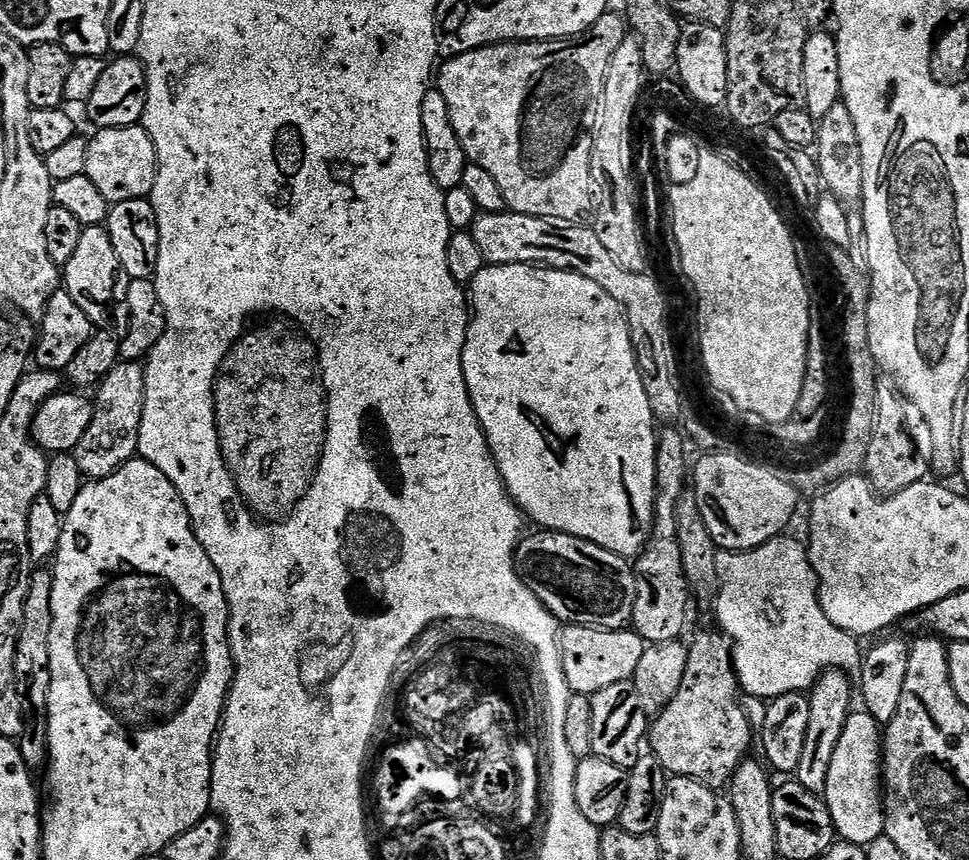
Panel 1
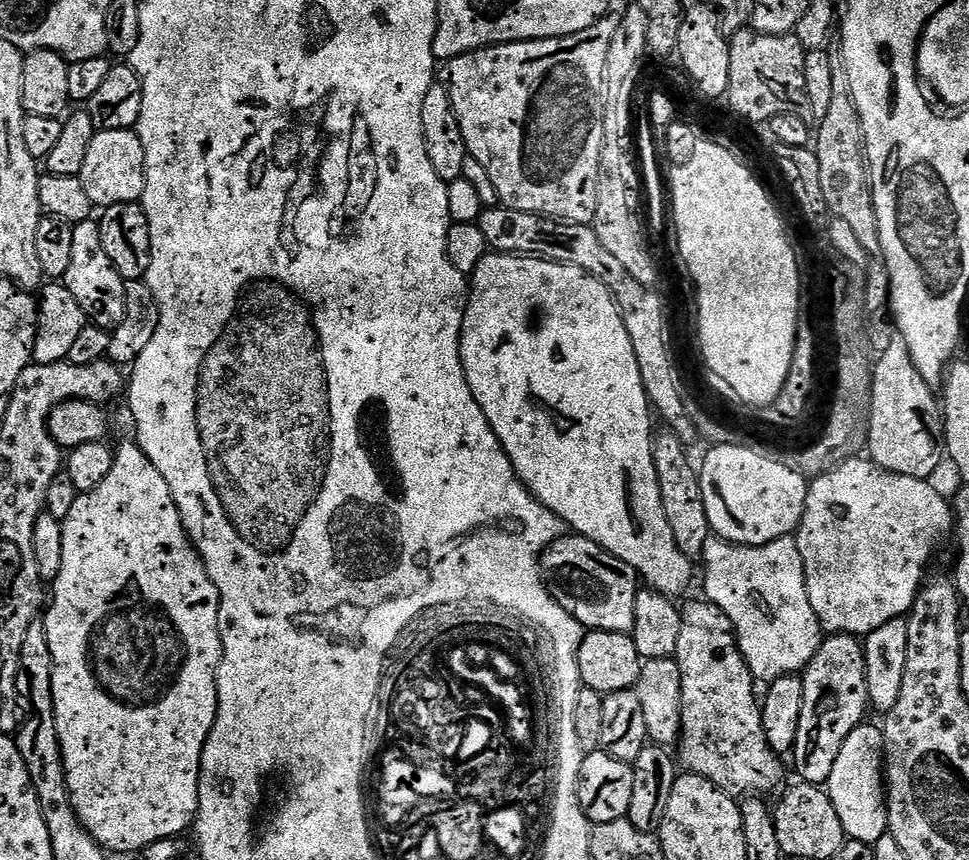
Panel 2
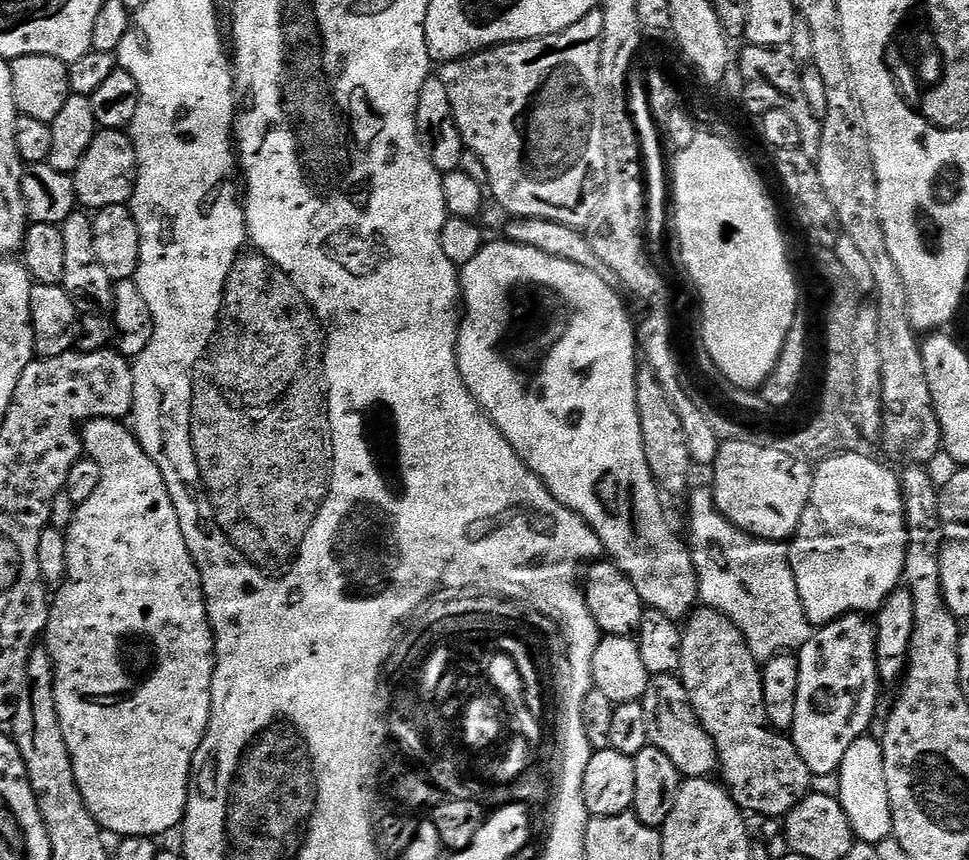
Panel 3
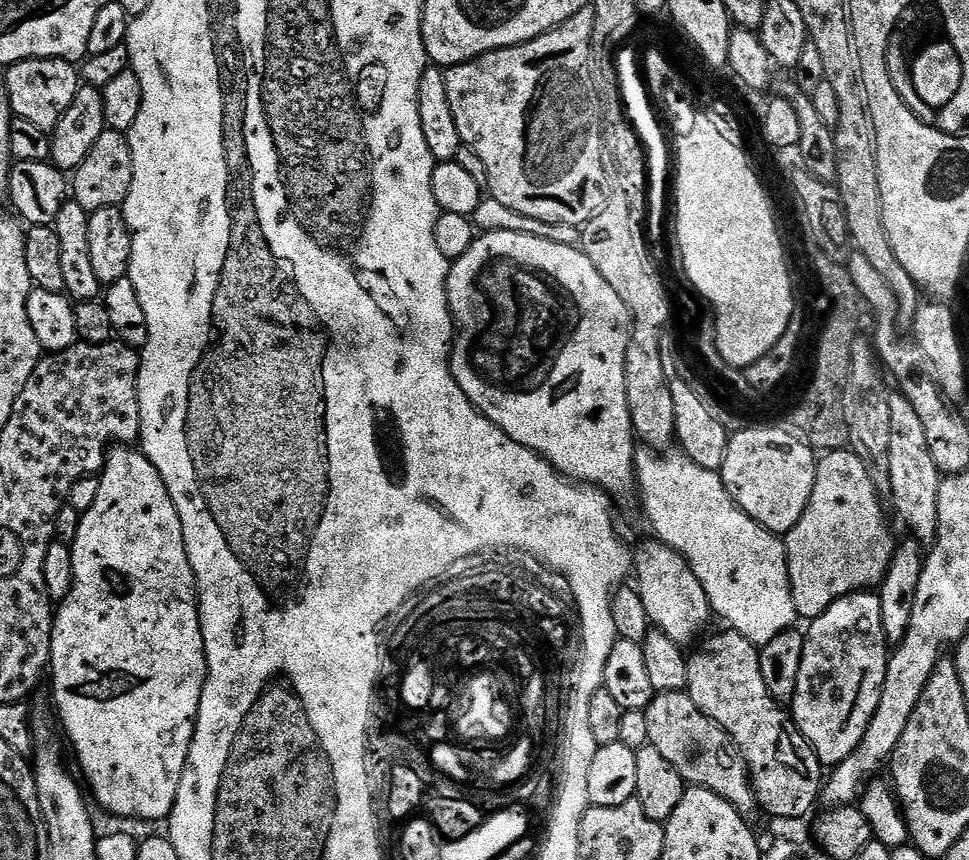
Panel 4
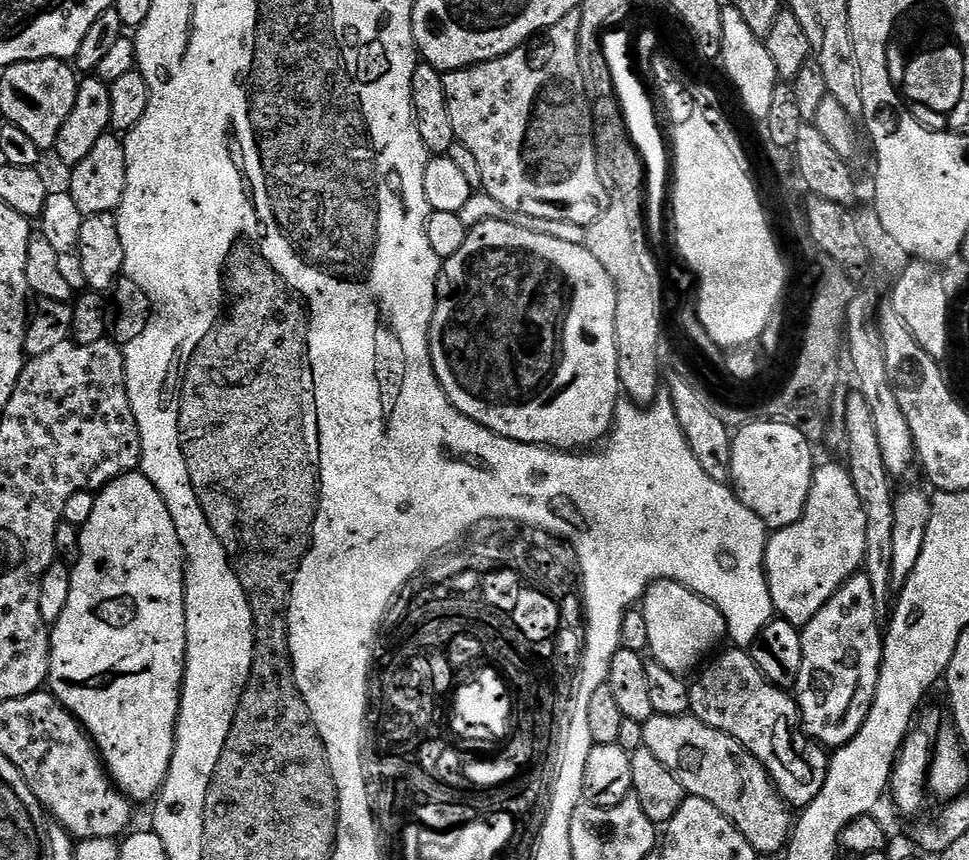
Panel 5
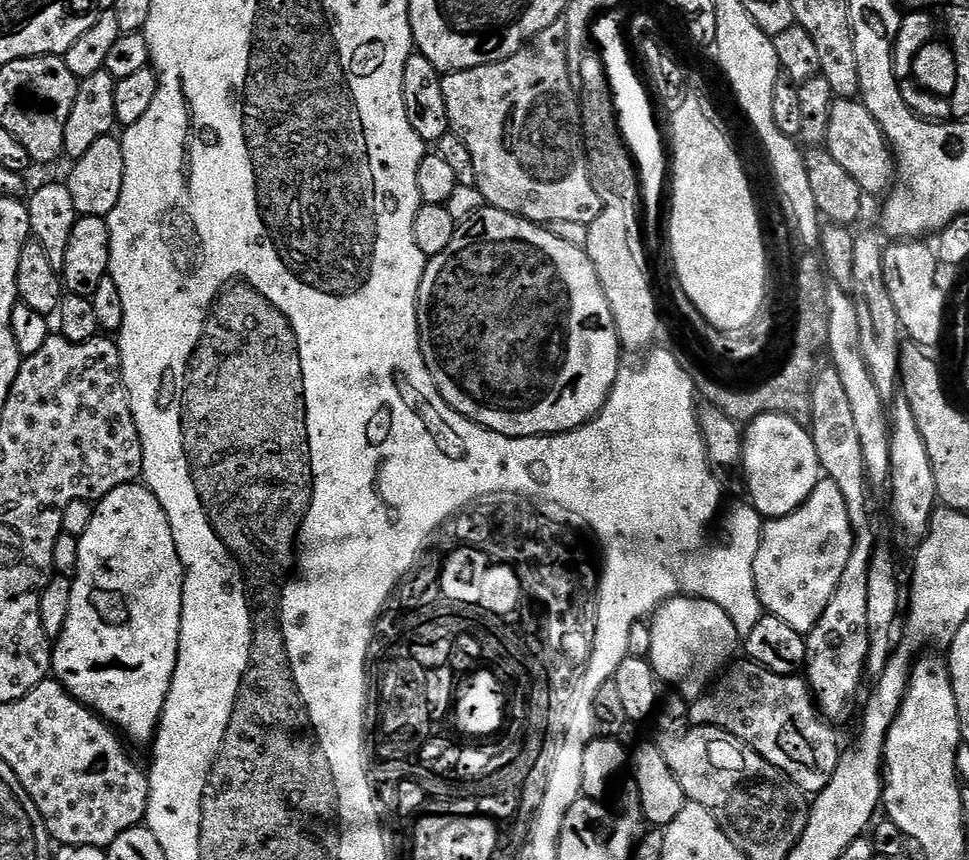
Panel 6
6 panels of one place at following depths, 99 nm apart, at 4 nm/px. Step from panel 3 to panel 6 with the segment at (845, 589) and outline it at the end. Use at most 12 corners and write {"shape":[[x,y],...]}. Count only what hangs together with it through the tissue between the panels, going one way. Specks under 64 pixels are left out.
{"shape":[[832,480],[763,525],[754,586],[794,630],[822,618],[851,549]]}

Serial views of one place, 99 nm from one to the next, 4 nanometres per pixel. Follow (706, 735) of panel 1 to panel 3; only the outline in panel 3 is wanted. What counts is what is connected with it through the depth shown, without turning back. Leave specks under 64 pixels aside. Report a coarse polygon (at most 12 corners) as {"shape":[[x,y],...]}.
{"shape":[[726,614],[683,621],[678,675],[741,812],[813,787]]}

